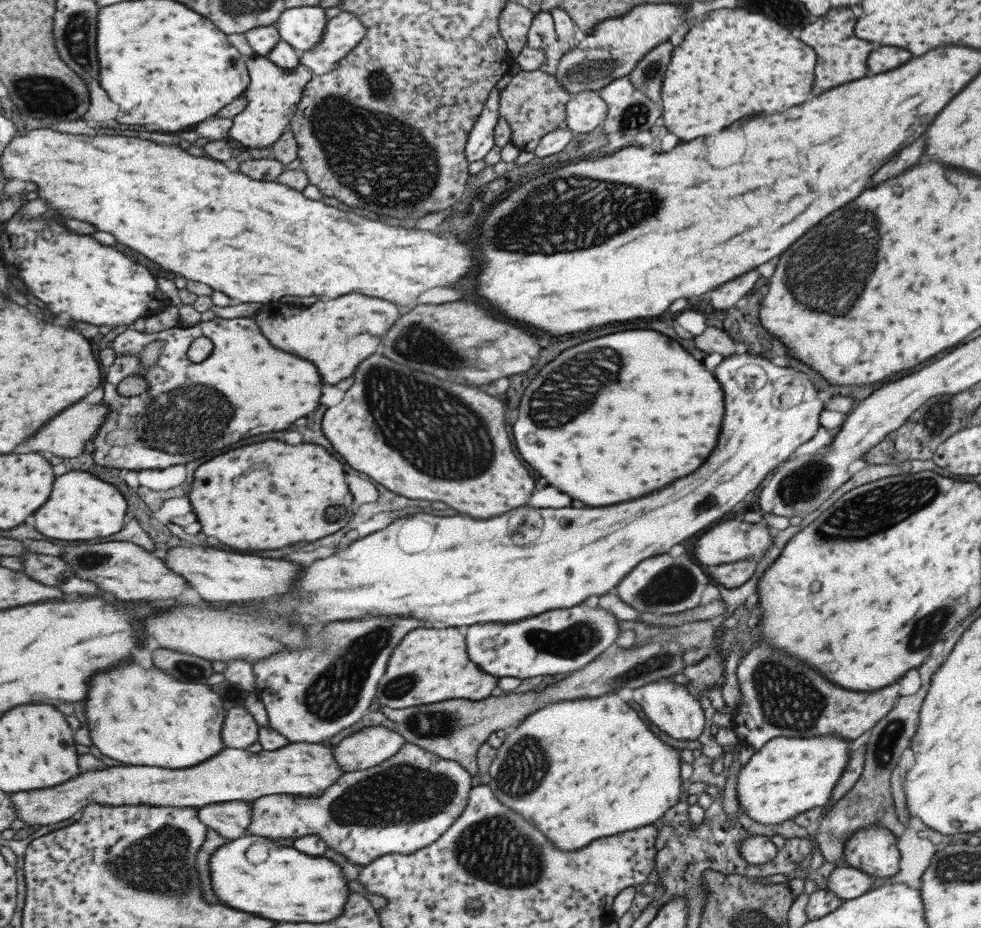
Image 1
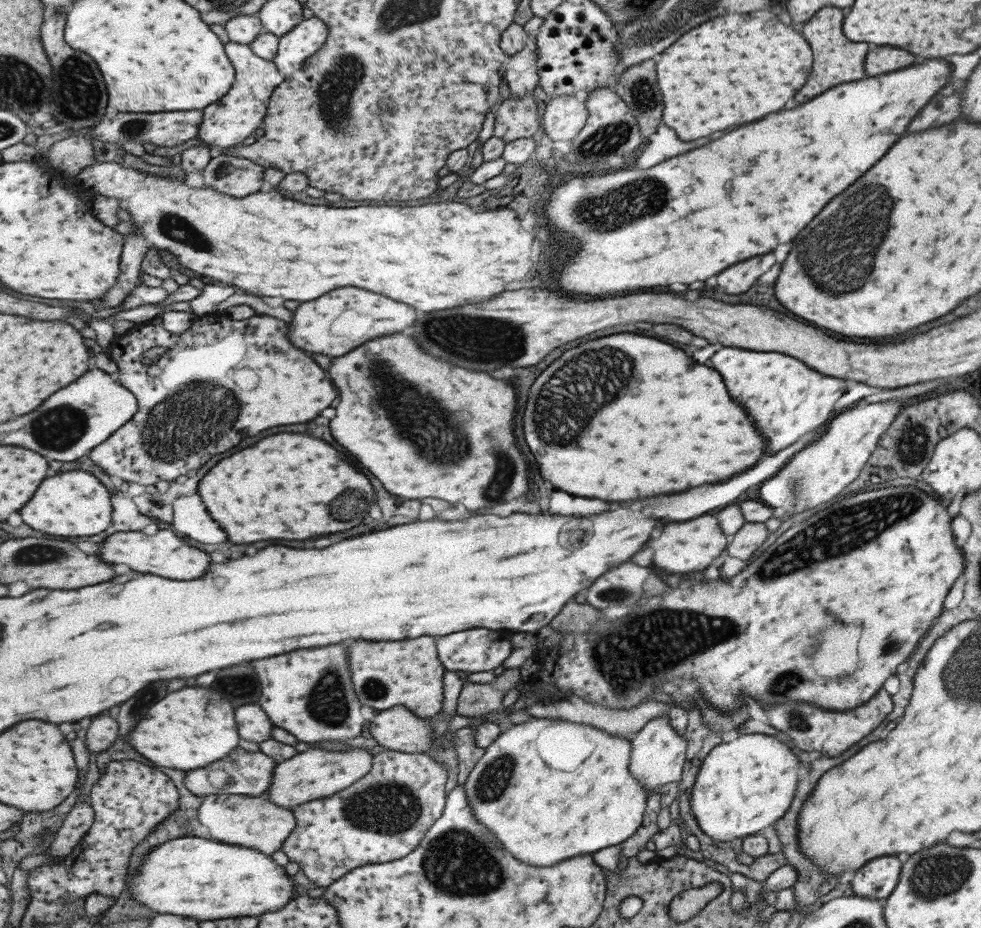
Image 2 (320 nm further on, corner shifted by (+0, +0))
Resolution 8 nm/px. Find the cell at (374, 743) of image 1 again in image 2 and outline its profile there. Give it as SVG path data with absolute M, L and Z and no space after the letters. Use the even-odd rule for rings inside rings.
M370 744L366 748L353 748L347 752L313 750L297 753L293 758L280 762L279 768L274 768L274 782L265 796L269 801L282 806L293 808L333 796L361 780L373 767L374 756L369 753Z

